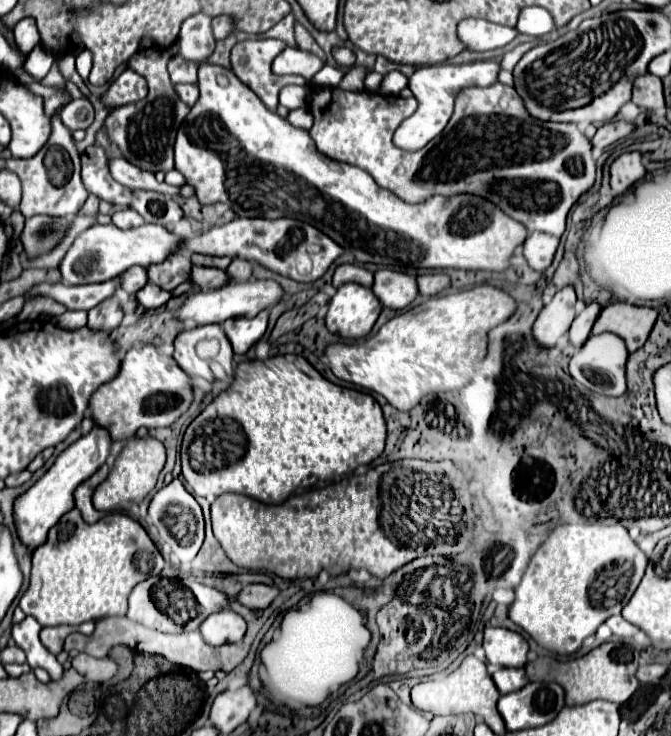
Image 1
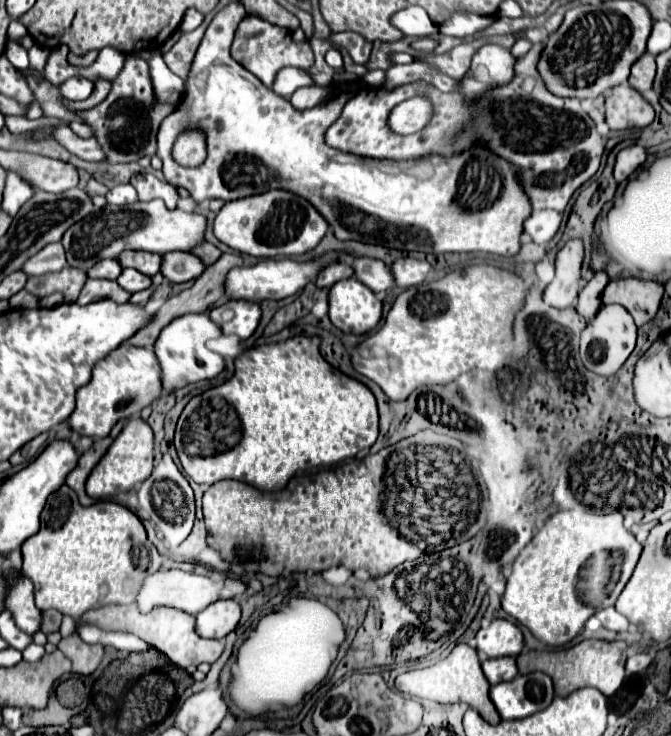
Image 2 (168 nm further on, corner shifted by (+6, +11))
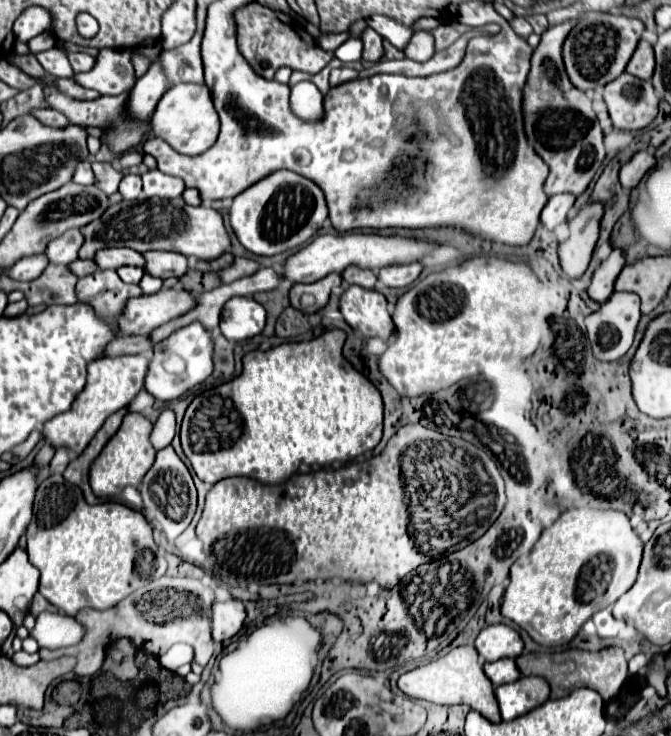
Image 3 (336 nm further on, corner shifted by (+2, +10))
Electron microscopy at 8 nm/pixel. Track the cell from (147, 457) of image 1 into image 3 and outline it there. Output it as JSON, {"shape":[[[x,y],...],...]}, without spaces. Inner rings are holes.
{"shape":[[[127,413],[119,431],[109,439],[109,443],[105,445],[105,449],[101,451],[101,457],[97,457],[97,461],[93,461],[93,469],[89,471],[89,481],[91,481],[91,489],[97,497],[117,497],[127,485],[137,487],[147,469],[153,467],[155,463],[155,449],[149,441],[149,435],[153,431],[153,423],[149,419],[145,419],[141,413]]]}

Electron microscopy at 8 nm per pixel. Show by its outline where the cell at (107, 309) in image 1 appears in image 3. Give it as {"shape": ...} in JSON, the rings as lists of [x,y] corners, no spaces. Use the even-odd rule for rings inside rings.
{"shape":[[[99,271],[93,273],[89,277],[81,277],[77,283],[77,299],[89,305],[101,305],[103,301],[103,293],[111,293],[109,295],[109,303],[115,311],[121,311],[121,305],[129,299],[129,297],[137,297],[141,295],[141,287],[139,285],[125,285],[119,275],[115,271]]]}

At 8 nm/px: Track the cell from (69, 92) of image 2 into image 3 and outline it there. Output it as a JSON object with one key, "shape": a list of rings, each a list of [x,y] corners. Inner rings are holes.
{"shape":[[[101,49],[95,67],[87,73],[73,75],[73,81],[85,89],[99,91],[101,95],[119,95],[129,91],[135,85],[129,57],[131,51]]]}

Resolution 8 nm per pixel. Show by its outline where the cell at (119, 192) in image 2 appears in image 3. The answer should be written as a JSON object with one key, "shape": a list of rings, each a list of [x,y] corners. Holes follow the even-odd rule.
{"shape":[[[125,175],[119,185],[119,193],[123,199],[137,199],[141,195],[141,177],[139,175]]]}

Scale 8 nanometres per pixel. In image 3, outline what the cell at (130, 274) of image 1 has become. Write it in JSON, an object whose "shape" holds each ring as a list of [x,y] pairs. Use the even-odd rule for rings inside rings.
{"shape":[[[77,259],[69,265],[69,269],[73,269],[73,273],[77,273],[77,277],[85,277],[85,275],[91,275],[95,273],[99,267],[95,261],[83,261],[83,259]]]}

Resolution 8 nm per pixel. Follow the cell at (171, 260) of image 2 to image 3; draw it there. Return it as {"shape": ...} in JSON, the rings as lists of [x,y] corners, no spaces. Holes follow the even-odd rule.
{"shape":[[[149,251],[143,253],[143,257],[147,261],[145,271],[159,279],[169,279],[169,277],[181,279],[189,271],[187,257],[175,251]]]}

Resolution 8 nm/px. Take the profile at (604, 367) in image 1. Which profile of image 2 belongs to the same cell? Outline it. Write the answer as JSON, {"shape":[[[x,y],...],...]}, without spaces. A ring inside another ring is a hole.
{"shape":[[[607,304],[601,306],[597,316],[587,322],[585,330],[581,332],[581,360],[583,366],[599,376],[613,376],[623,362],[629,358],[629,354],[635,348],[635,338],[637,338],[637,326],[633,324],[633,318],[621,304]]]}

